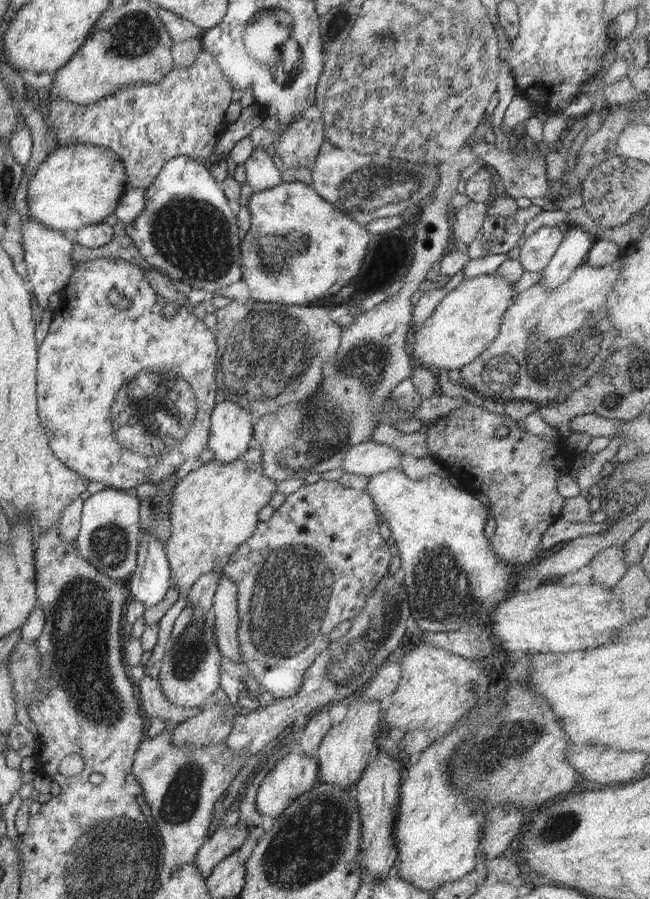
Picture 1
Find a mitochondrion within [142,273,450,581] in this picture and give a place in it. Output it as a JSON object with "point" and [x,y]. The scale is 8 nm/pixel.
{"point":[269,351]}

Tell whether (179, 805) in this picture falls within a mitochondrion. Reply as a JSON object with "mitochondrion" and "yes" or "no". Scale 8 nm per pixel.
{"mitochondrion":"yes"}

